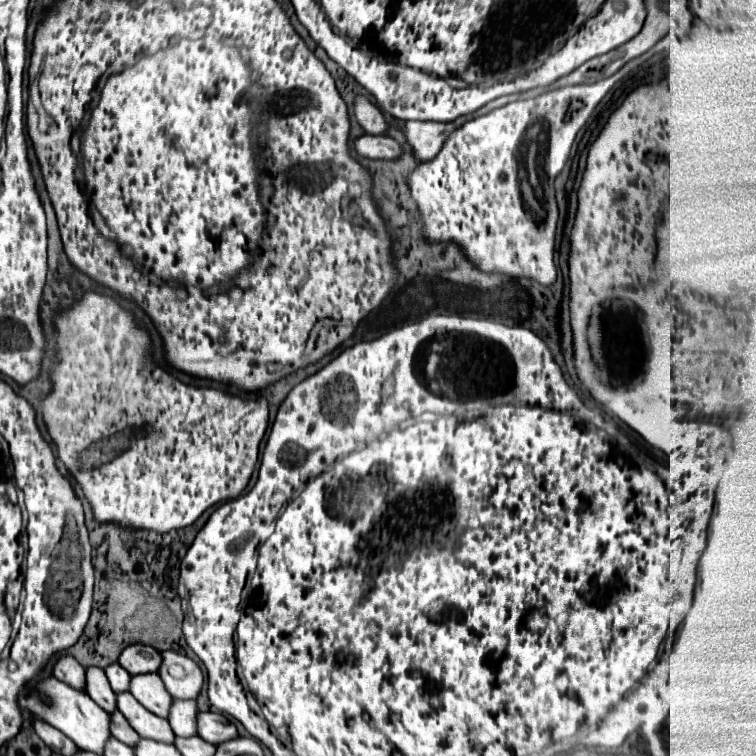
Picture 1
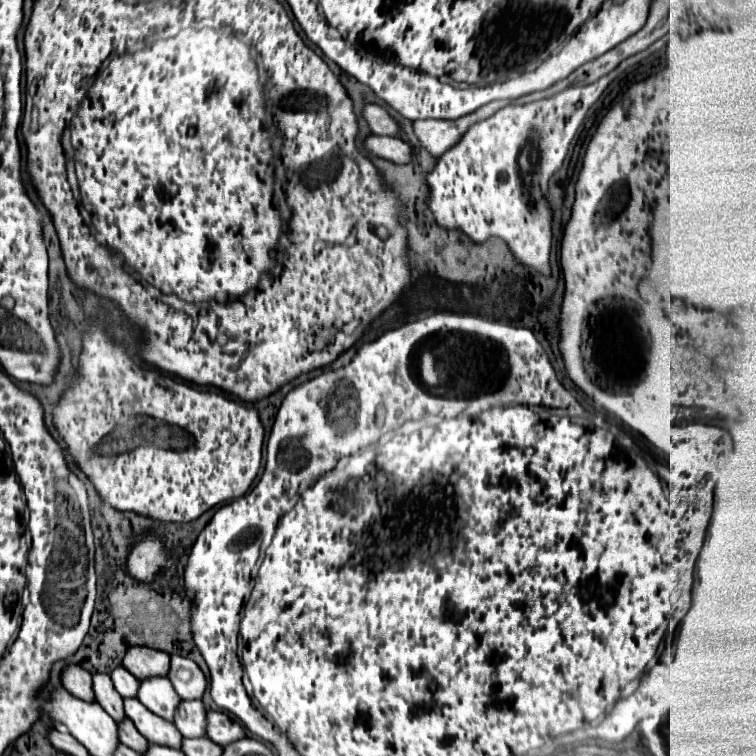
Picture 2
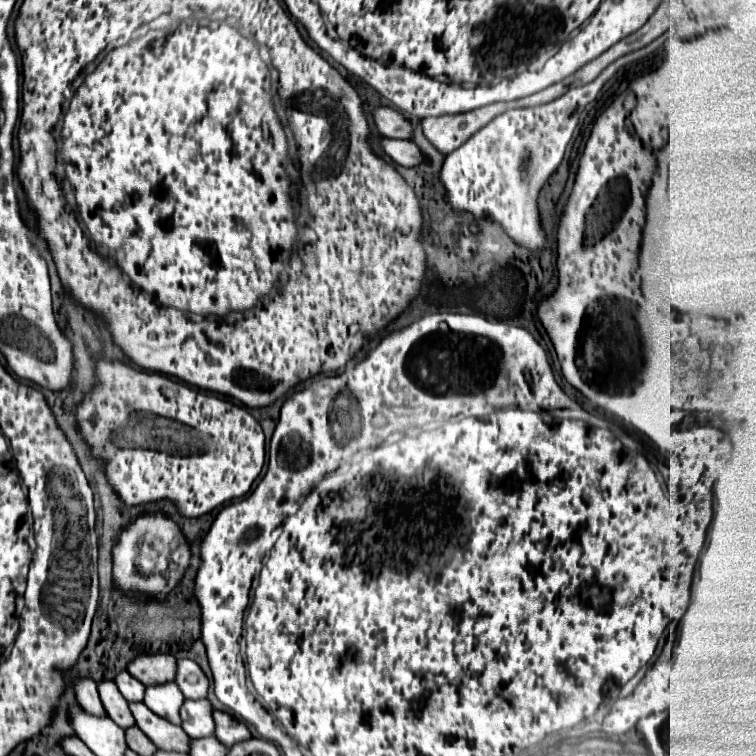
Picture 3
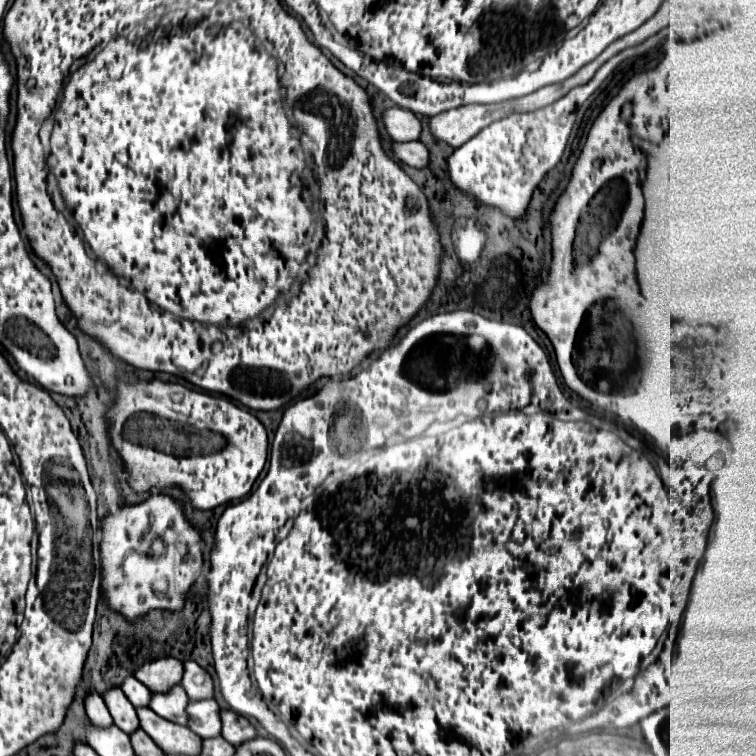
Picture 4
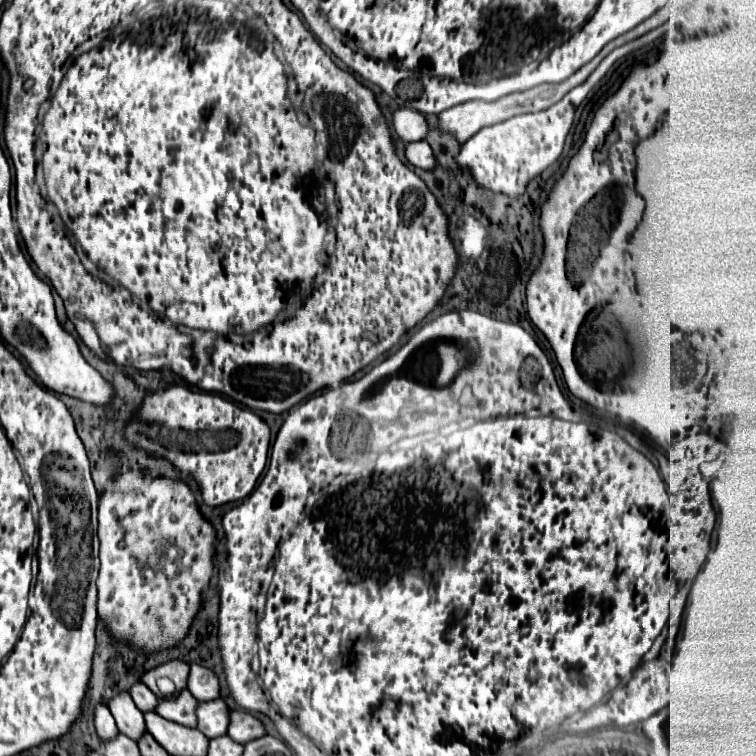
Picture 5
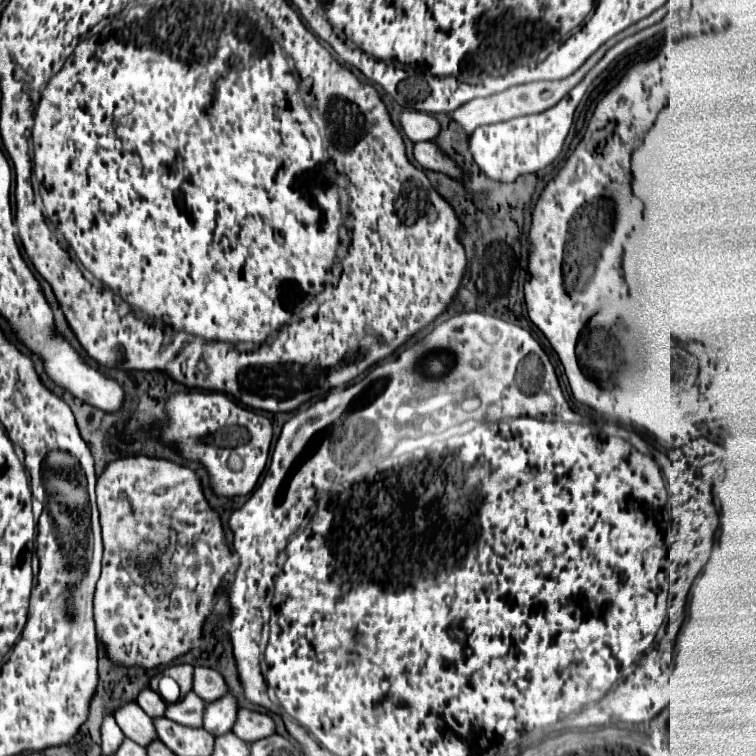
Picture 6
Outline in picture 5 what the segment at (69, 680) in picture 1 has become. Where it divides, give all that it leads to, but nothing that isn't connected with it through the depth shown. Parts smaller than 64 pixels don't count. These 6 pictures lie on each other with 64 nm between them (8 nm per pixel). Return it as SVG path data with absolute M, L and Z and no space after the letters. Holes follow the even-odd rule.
M96 704L94 708L94 726L96 726L96 732L102 740L108 740L112 736L116 736L118 728L116 728L116 722L108 710L106 704Z

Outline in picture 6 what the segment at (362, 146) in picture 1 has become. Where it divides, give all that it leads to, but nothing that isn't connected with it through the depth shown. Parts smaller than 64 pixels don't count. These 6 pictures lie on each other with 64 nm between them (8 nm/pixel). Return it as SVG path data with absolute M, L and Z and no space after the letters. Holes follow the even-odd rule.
M418 142L418 144L414 144L412 154L414 154L414 160L416 160L424 170L444 172L444 174L448 174L448 176L452 176L452 178L456 178L456 180L462 178L462 170L460 170L448 156L444 156L444 154L436 148L436 144L432 144L432 142Z

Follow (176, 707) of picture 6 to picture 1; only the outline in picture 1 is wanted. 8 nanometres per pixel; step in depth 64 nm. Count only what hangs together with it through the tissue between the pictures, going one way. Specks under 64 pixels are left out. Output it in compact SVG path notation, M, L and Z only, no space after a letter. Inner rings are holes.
M158 674L132 676L128 690L152 714L156 714L160 718L168 716L168 708L172 704L172 698L166 692L166 688L164 688L164 684L162 684Z

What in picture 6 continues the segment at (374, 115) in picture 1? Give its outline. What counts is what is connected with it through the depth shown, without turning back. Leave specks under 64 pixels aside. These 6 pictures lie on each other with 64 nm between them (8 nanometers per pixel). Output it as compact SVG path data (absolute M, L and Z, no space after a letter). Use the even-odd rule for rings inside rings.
M404 110L400 114L400 128L412 142L432 140L440 132L438 122L432 116L418 110Z

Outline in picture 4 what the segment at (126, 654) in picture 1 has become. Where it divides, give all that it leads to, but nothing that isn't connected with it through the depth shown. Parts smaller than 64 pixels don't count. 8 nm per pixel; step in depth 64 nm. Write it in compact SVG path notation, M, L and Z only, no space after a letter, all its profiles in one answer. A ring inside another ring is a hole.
M158 658L150 660L136 668L134 678L138 678L150 692L166 692L176 686L182 678L182 662L176 658Z

